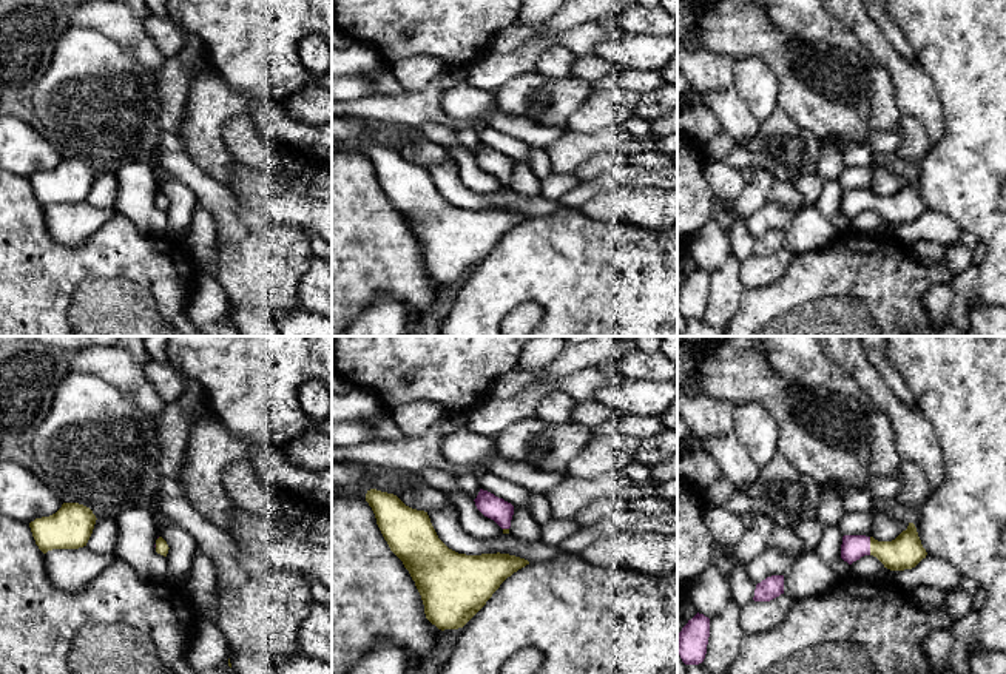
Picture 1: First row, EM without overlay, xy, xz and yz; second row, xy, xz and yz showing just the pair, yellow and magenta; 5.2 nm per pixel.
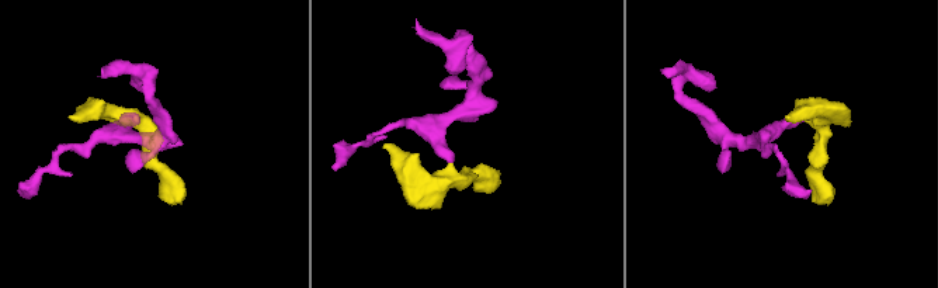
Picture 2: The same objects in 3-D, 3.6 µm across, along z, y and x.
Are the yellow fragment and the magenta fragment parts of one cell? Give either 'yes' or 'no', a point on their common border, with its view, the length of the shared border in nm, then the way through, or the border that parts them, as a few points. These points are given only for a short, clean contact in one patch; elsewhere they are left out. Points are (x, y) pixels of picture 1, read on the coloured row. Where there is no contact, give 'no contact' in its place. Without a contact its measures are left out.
yes; meets yellow in yz at (870, 546); contact 100 nm long

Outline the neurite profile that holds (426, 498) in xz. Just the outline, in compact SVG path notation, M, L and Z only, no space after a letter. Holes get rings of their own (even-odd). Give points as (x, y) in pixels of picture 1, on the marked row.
M406 486L401 489L398 498L409 507L417 511L432 511L435 507L447 507L452 506L455 511L457 507L449 501L449 498L426 486L426 487L415 487L415 486Z

